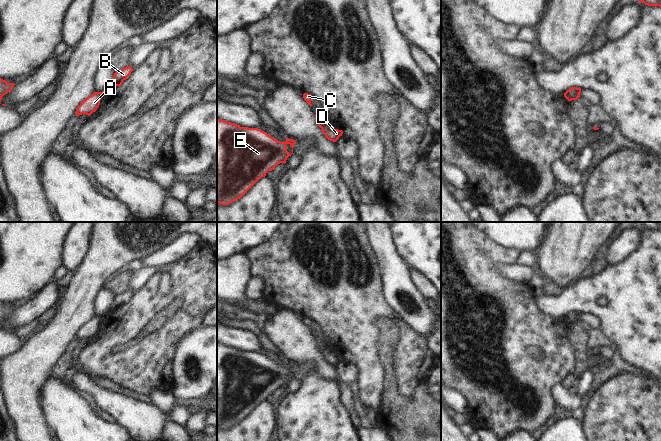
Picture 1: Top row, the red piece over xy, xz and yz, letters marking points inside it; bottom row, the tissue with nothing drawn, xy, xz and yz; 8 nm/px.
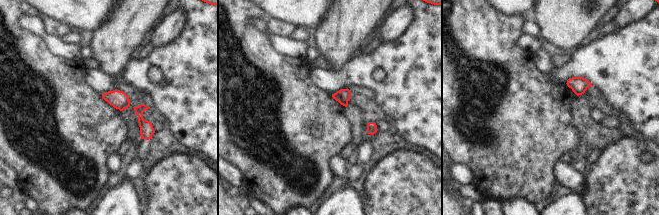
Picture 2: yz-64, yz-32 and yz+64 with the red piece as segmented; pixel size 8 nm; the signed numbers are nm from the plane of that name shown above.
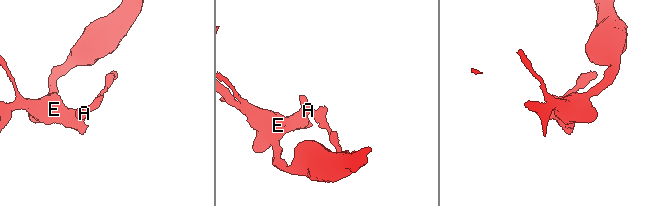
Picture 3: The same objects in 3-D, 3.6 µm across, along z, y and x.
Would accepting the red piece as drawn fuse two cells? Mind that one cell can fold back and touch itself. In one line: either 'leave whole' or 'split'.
split

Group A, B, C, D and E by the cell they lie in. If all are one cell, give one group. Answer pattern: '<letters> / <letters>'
A C E / B D

